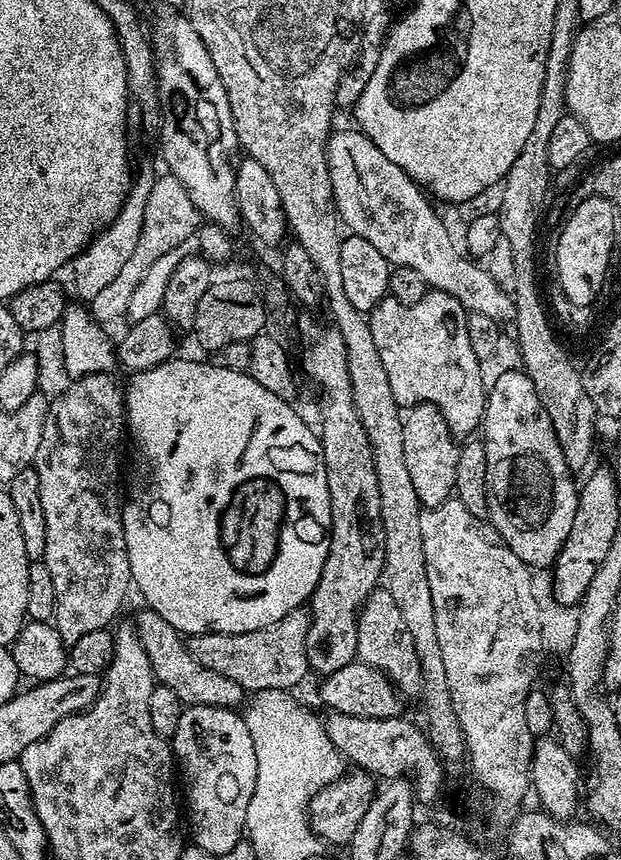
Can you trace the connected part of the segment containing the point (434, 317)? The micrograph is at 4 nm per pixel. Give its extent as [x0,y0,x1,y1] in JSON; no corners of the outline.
[367,290,486,438]

